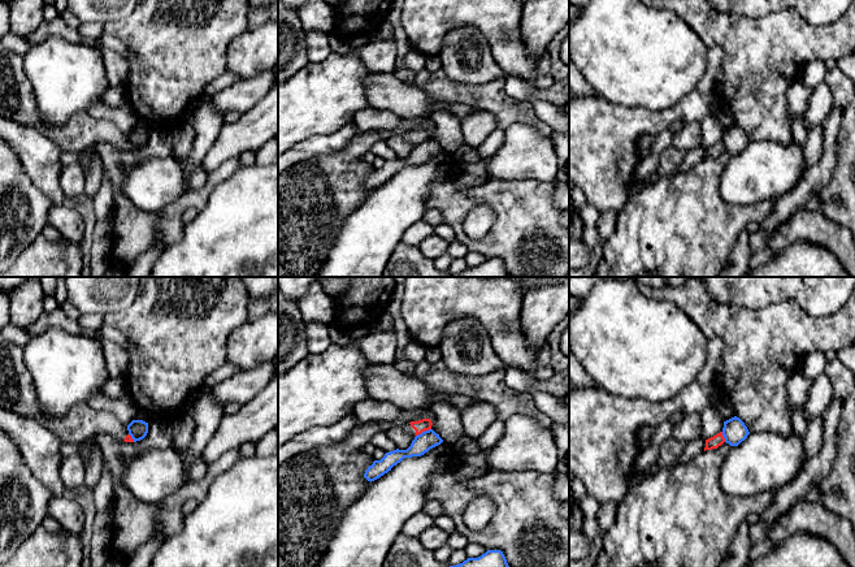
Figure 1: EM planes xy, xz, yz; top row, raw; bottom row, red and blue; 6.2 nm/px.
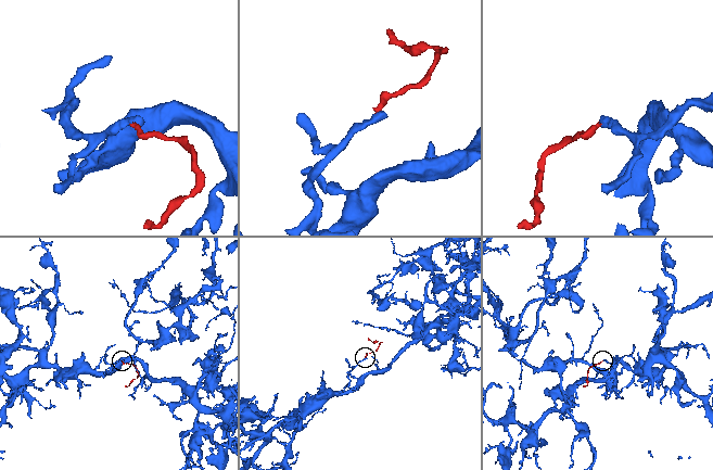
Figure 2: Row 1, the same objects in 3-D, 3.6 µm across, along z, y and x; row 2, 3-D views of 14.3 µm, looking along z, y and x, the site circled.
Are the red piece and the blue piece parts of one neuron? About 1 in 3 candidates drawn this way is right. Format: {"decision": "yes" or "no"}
{"decision": "no"}

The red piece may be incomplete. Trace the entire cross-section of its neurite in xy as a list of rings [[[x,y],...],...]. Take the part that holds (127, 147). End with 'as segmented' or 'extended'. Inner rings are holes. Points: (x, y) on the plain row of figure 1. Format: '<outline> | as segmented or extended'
[[[0,48],[0,116],[34,127],[56,143],[62,152],[81,152],[86,147],[109,142],[125,151],[134,151],[112,121],[96,120],[84,112],[74,114],[62,125],[42,121],[36,98],[23,69],[23,57]]] | extended

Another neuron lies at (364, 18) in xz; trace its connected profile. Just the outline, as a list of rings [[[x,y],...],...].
[[[339,0],[331,4],[335,13],[335,26],[331,34],[352,39],[363,36],[372,39],[391,9],[392,0]]]

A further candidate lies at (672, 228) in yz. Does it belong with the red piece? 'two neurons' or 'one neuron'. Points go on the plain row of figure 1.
two neurons

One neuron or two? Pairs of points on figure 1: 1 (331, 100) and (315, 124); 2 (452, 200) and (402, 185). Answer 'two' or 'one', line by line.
1: one
2: two

